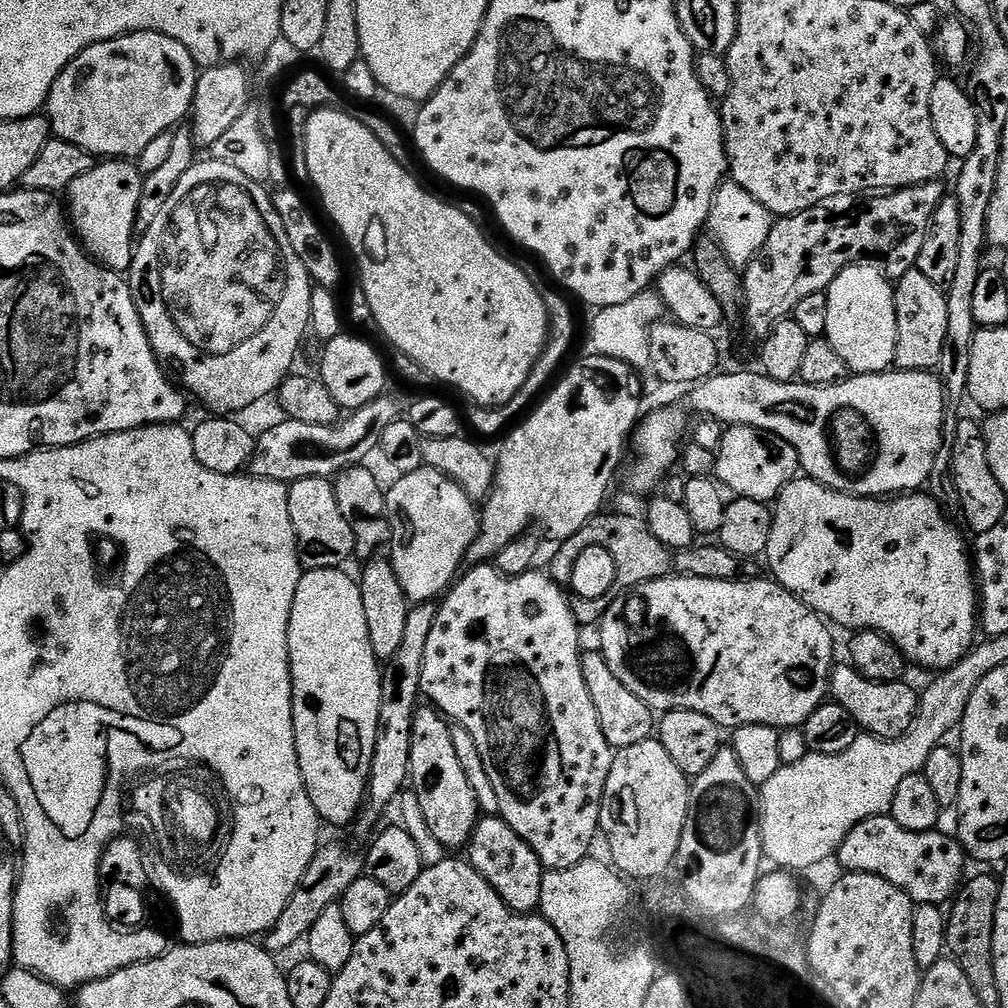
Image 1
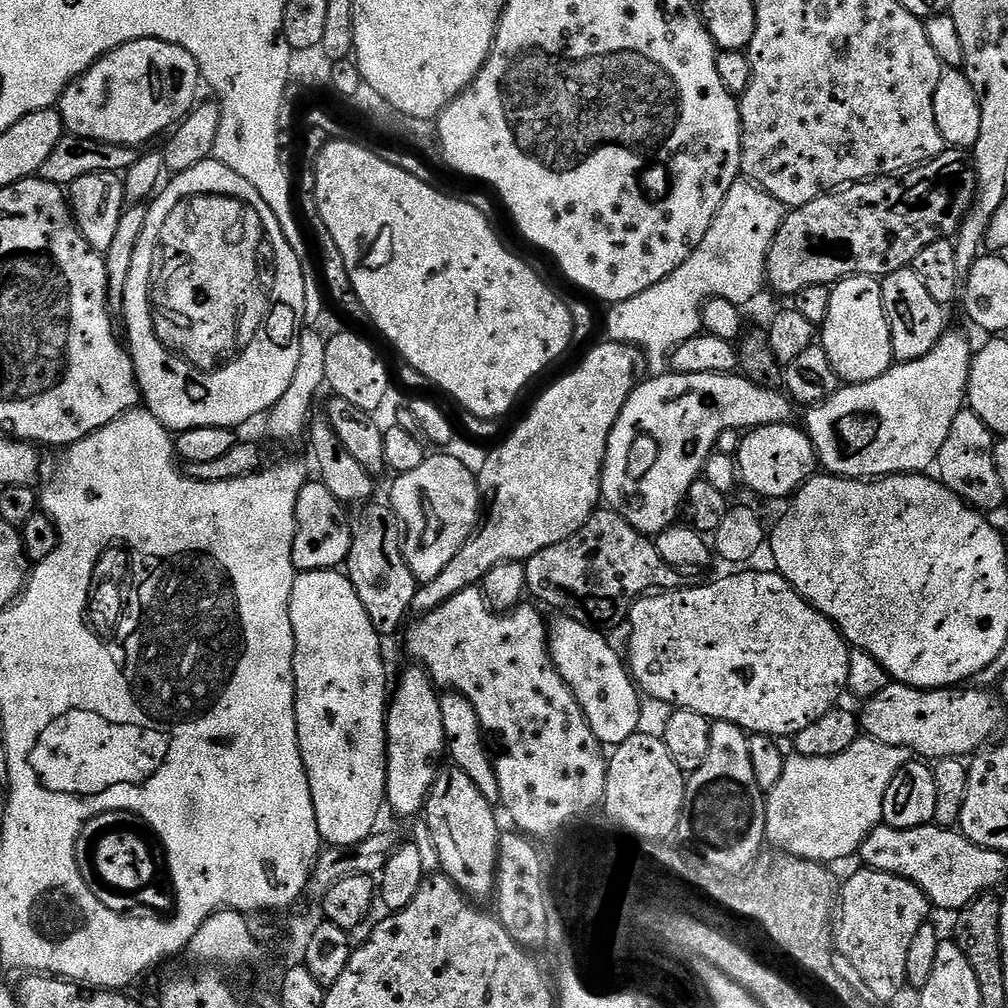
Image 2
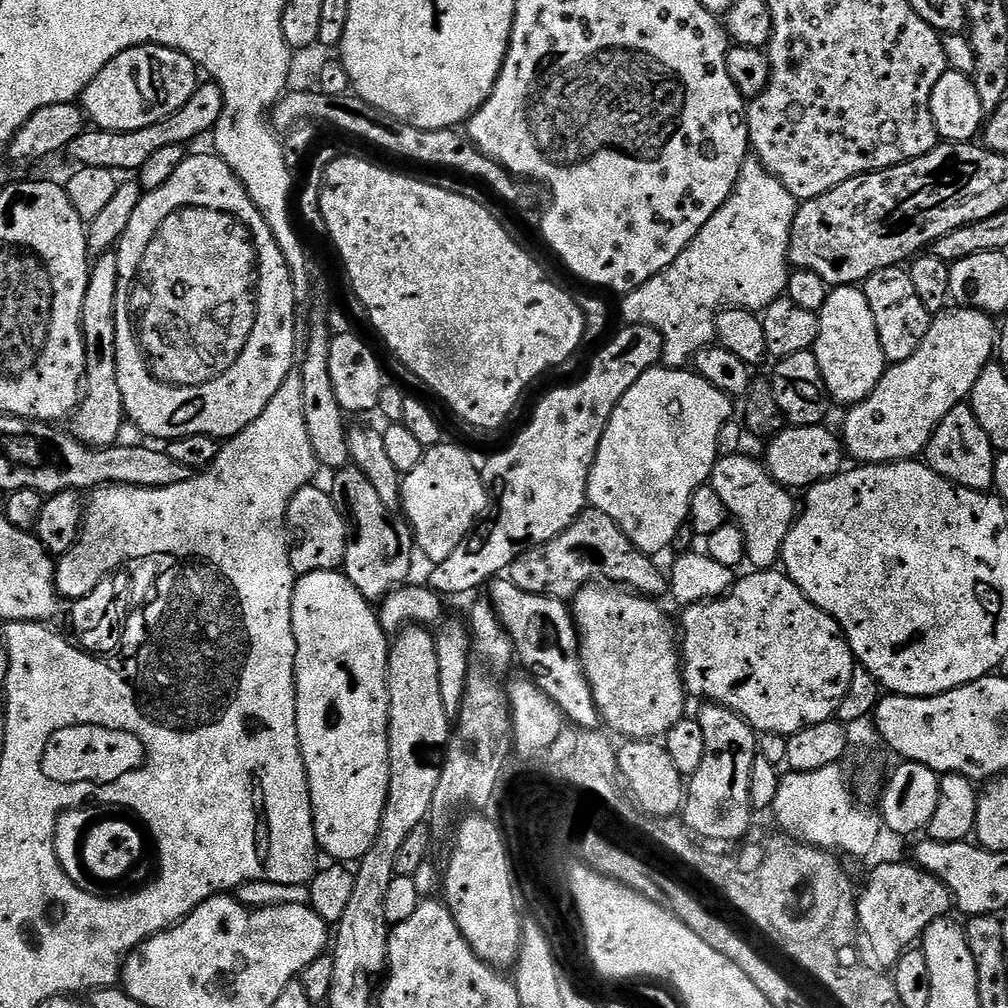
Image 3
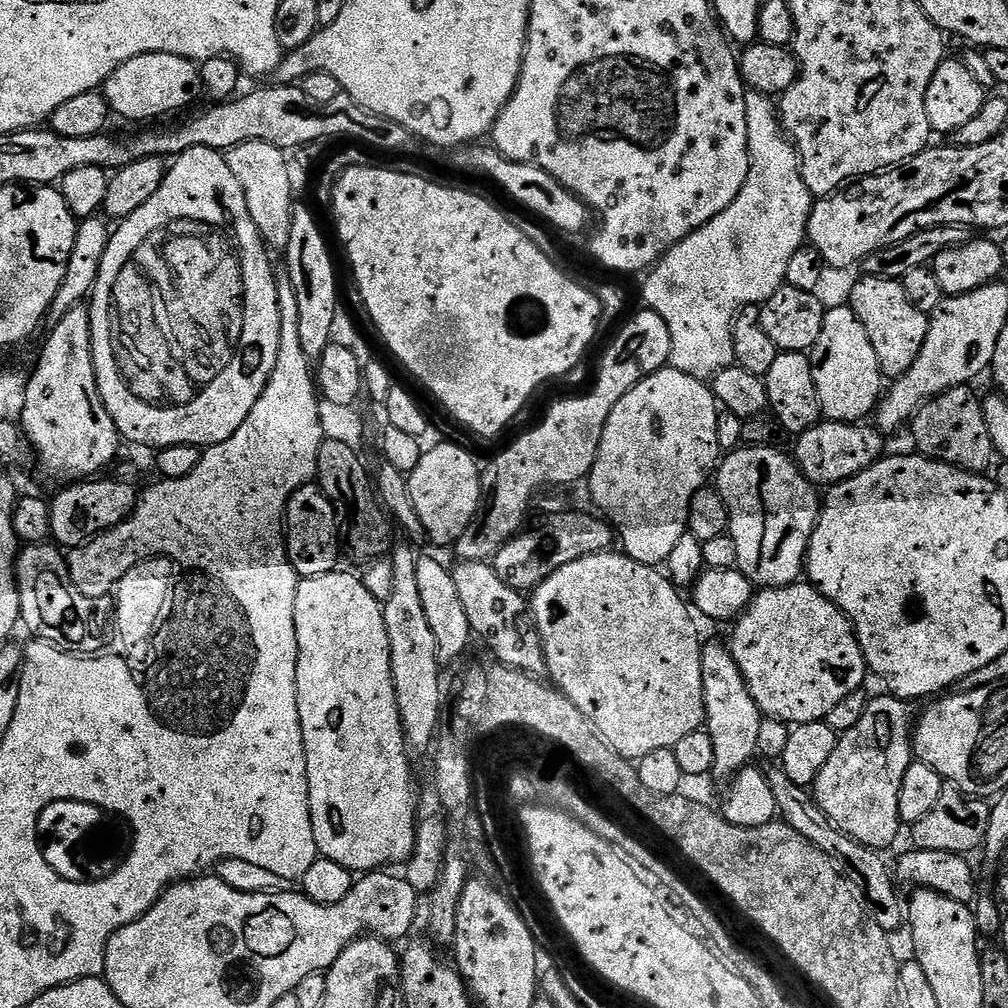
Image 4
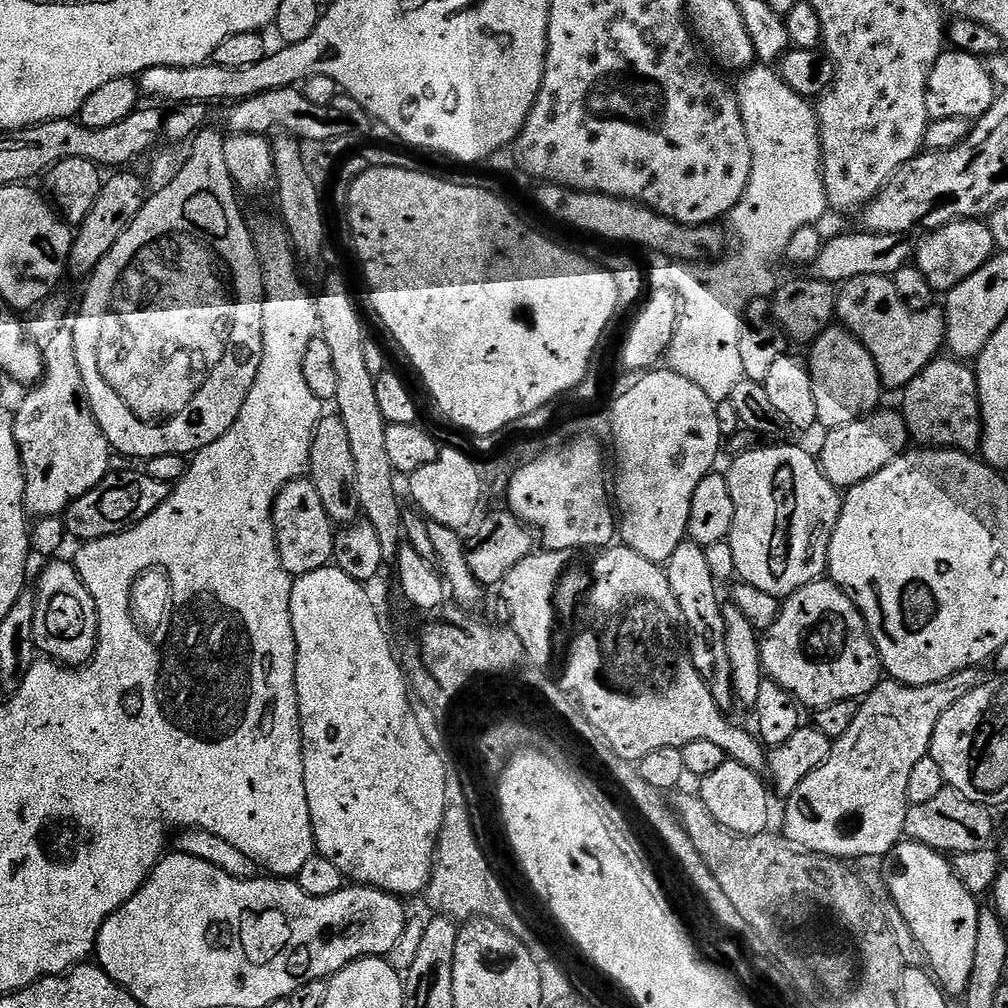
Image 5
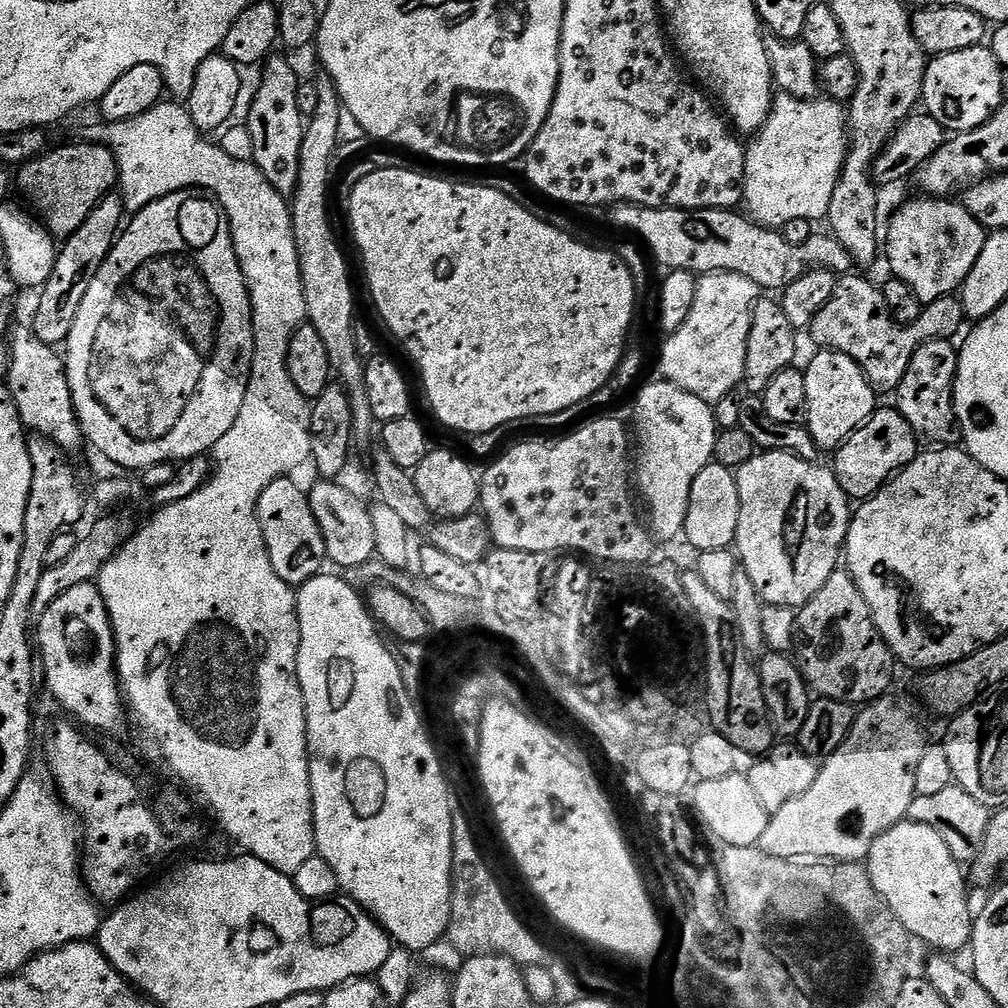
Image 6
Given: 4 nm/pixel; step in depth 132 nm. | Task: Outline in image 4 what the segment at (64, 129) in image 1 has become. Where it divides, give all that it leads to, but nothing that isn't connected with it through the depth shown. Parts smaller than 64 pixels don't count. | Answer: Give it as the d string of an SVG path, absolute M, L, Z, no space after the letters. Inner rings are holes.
M147 52L120 64L102 85L109 109L128 120L156 120L195 102L202 96L200 69L195 63L174 54Z

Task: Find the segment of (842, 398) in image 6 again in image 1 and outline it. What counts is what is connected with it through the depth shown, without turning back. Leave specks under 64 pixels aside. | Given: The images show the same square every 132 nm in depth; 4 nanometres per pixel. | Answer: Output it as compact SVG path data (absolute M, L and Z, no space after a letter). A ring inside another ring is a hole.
M861 262L844 268L827 290L826 330L824 336L834 346L842 362L846 362L849 373L873 376L876 372L887 372L896 362L896 339L898 318L894 314L894 284L875 263Z

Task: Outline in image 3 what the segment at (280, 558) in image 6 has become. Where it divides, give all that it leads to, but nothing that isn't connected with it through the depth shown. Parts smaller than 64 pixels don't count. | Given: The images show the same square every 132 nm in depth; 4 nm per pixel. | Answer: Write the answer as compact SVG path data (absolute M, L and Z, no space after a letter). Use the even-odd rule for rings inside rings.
M317 486L298 490L290 498L288 507L288 534L290 537L290 562L297 577L315 572L334 572L344 567L346 542L348 541L348 523L344 520L340 508L333 502L331 495Z

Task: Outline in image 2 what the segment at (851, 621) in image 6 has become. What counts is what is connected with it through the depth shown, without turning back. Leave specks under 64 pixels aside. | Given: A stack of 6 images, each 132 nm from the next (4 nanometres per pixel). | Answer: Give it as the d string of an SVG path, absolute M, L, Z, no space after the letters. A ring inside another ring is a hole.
M740 570L737 576L724 576L721 580L716 580L713 584L700 584L697 588L687 588L687 586L681 586L675 590L660 590L655 594L645 594L640 597L639 600L635 601L629 607L626 613L626 629L628 628L628 652L626 651L626 663L628 670L632 674L633 680L636 682L637 688L640 689L641 693L645 697L648 696L652 700L661 700L664 704L676 704L677 709L685 708L691 712L697 712L703 716L708 717L709 721L715 722L721 720L722 722L730 722L734 726L743 728L745 732L749 734L755 734L758 736L771 736L773 738L777 736L791 736L795 738L802 730L806 730L806 726L810 726L810 722L818 722L818 718L822 718L822 714L832 711L833 708L837 707L841 703L840 695L845 695L848 686L848 675L850 674L850 645L847 640L844 639L839 628L836 627L832 621L826 619L818 611L817 608L813 608L808 601L802 599L795 590L790 586L790 582L786 582L786 578L780 575L775 570L769 570L769 572L744 572L748 570Z

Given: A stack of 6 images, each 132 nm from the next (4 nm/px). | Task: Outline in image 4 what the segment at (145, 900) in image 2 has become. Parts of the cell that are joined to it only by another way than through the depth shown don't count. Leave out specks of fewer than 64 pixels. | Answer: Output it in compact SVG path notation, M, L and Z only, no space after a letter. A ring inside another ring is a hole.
M59 800L42 810L38 822L44 863L70 882L105 880L120 867L130 847L130 828L119 816L77 800Z

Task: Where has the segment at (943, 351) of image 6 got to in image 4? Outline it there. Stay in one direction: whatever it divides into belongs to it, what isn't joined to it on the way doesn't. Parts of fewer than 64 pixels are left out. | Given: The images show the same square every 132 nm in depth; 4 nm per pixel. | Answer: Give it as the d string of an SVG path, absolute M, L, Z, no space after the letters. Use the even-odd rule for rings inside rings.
M971 387L951 388L923 401L910 421L915 451L929 460L941 460L967 472L987 473L994 461L990 433L986 431L986 418L982 414L982 400L972 393Z

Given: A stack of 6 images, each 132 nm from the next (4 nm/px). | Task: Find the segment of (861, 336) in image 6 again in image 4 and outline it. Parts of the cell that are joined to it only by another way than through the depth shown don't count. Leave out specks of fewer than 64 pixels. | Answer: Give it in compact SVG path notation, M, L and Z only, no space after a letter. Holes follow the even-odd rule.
M885 276L859 277L860 281L852 288L847 303L858 314L858 322L866 326L870 346L878 354L878 366L885 377L904 376L918 358L928 333L929 313L917 310L906 298L906 290L899 280L887 280Z

